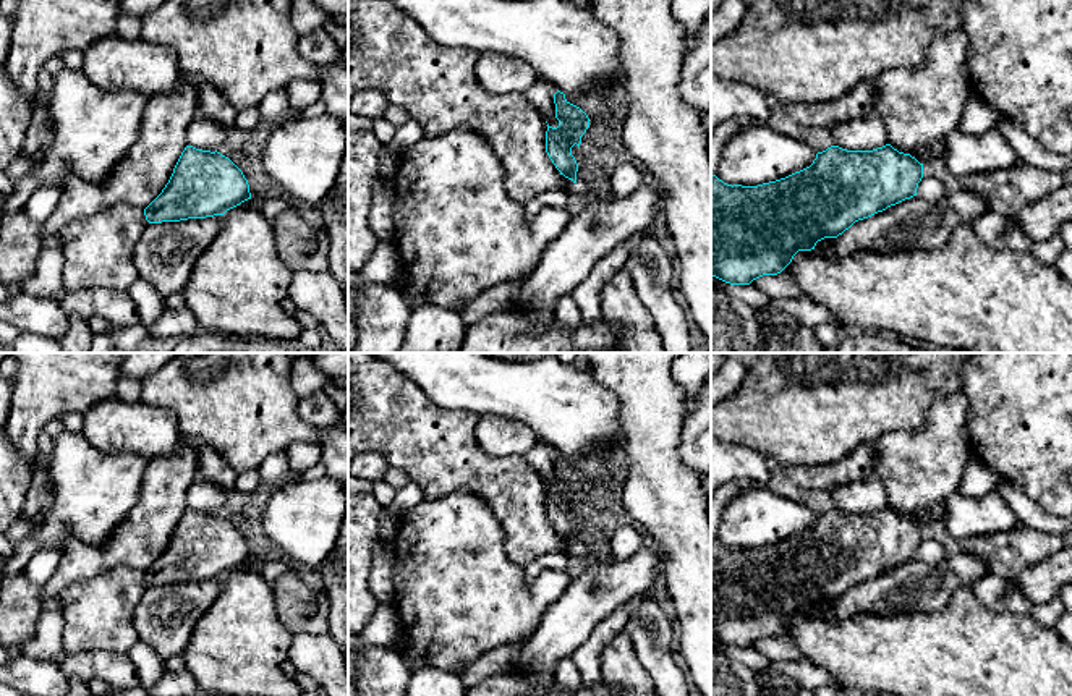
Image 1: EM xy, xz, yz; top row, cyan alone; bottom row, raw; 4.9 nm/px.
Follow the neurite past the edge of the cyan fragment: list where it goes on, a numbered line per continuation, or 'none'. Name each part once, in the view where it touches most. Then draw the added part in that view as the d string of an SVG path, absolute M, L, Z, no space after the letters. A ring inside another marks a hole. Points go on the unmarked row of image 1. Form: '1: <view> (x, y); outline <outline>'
1: yz (1006, 554); outline M933 521L923 526L923 537L938 541L947 554L976 555L986 563L988 573L1006 579L1014 579L1025 568L1072 547L1072 533L1043 533L1025 524L1010 531L957 541L947 533L942 521Z

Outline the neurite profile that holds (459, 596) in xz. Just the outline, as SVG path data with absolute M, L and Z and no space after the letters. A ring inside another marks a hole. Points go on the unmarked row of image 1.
M463 489L440 499L424 499L408 510L398 520L393 555L393 605L402 623L398 641L411 670L429 665L462 673L492 649L520 647L538 628L546 607L562 596L573 579L567 571L542 571L528 584L523 567L513 563L507 555L505 533L492 508L481 495Z

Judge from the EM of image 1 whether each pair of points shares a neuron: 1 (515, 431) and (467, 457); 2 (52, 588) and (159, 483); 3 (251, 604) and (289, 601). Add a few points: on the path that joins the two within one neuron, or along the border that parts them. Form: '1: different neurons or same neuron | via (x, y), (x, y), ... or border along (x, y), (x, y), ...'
1: different neurons | border along (478, 416), (475, 441), (488, 454), (520, 455)
2: same neuron | via (85, 562), (109, 557), (151, 515)
3: different neurons | border along (271, 585), (276, 614), (292, 635)

